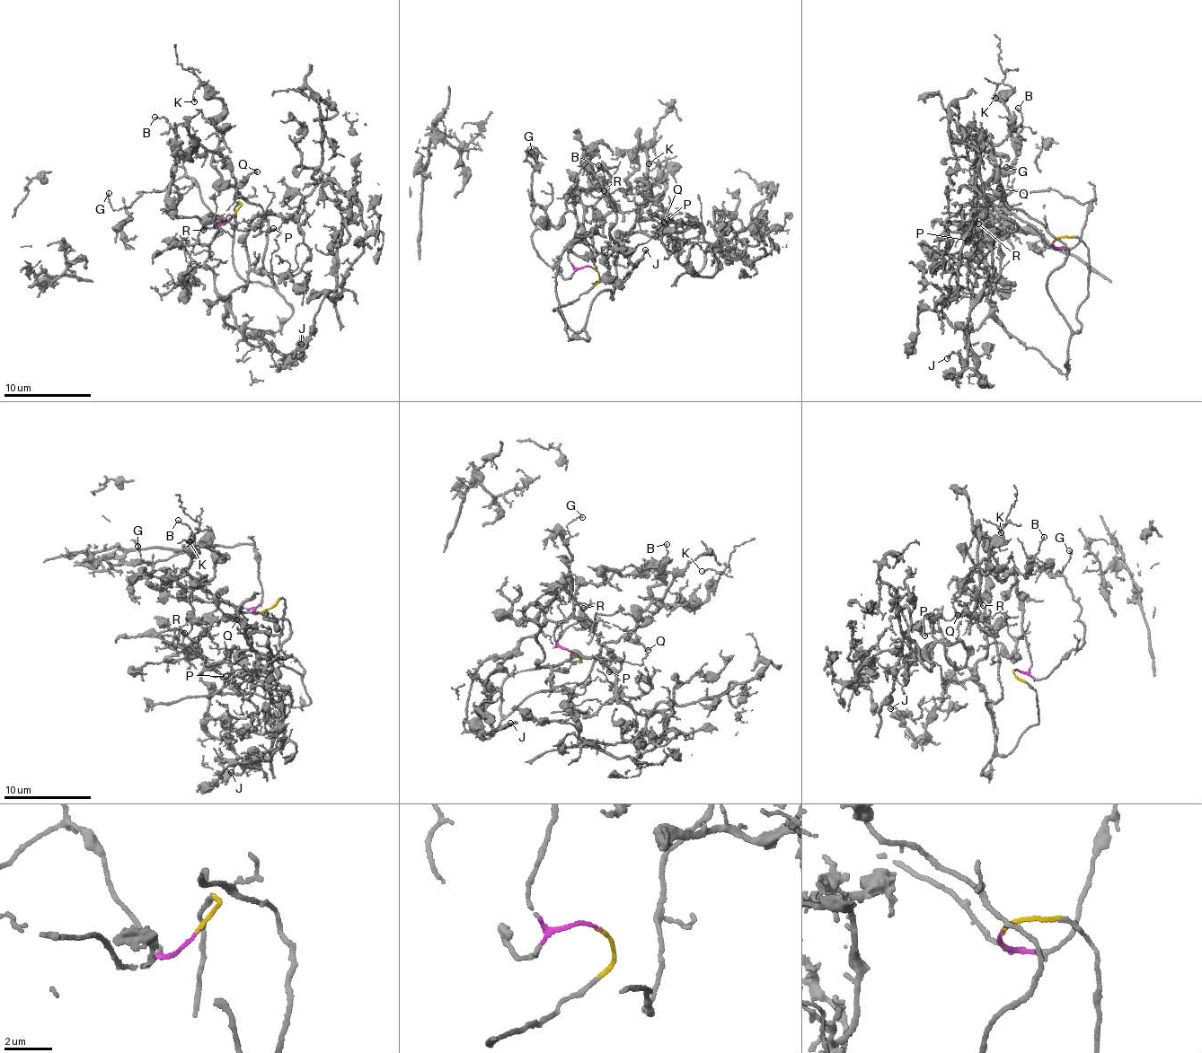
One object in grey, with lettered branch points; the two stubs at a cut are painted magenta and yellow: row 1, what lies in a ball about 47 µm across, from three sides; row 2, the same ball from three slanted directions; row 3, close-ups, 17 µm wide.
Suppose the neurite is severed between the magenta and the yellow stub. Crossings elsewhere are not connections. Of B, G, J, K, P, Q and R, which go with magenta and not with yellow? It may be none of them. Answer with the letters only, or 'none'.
B, G

